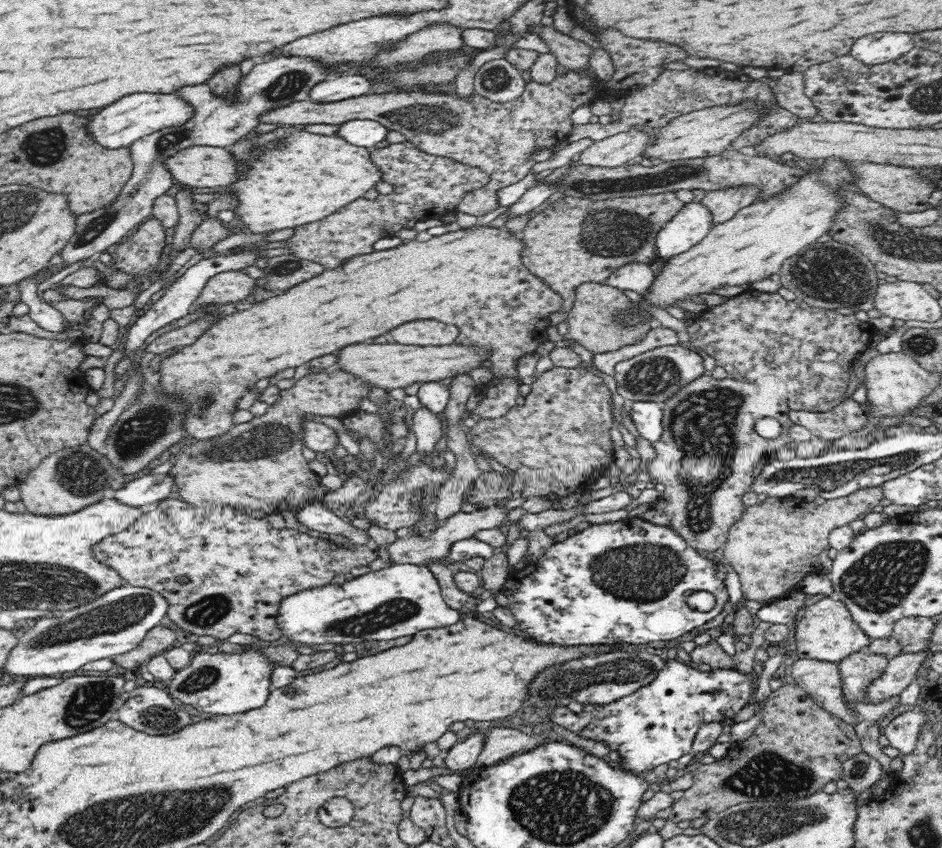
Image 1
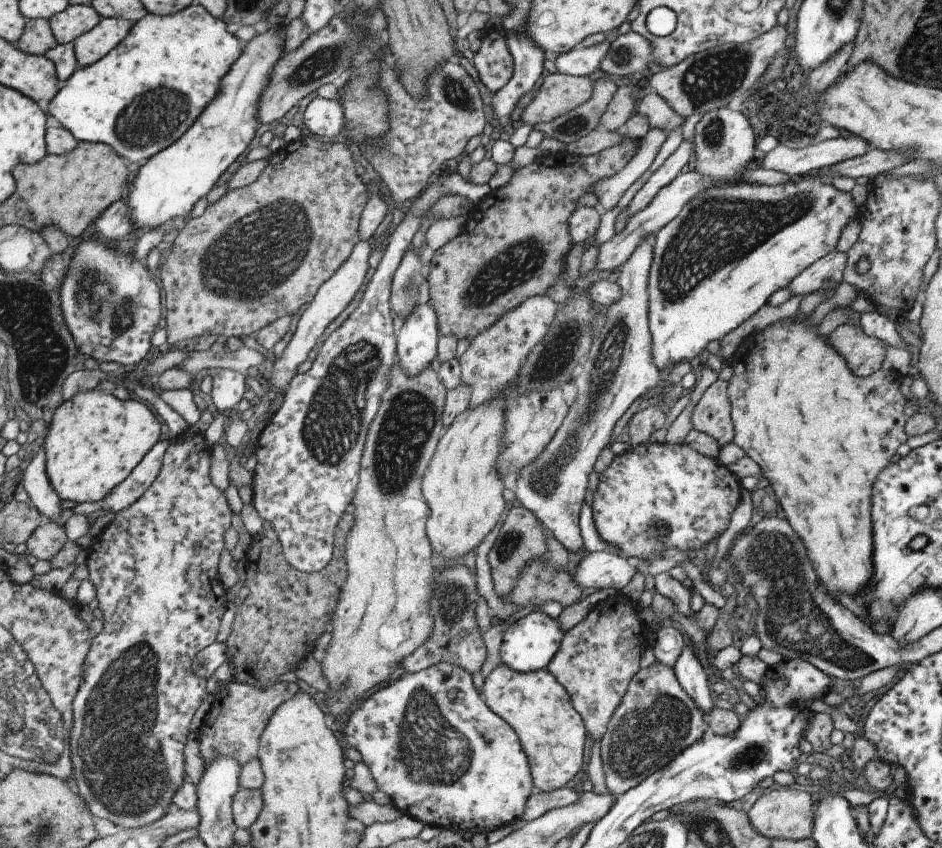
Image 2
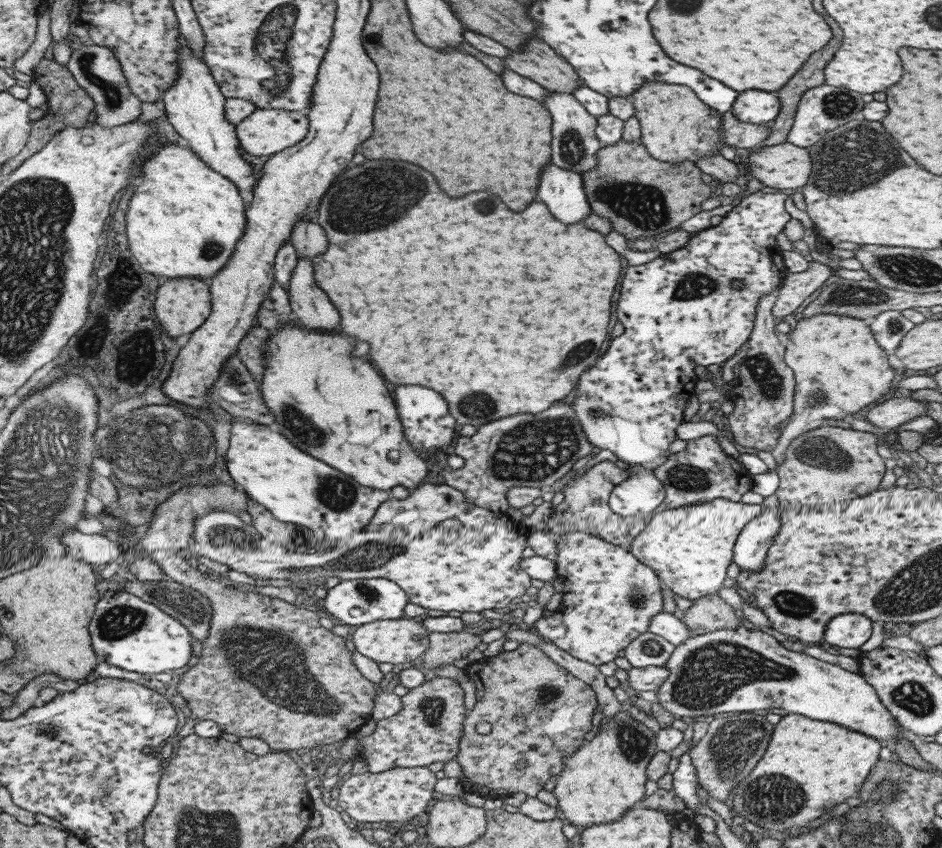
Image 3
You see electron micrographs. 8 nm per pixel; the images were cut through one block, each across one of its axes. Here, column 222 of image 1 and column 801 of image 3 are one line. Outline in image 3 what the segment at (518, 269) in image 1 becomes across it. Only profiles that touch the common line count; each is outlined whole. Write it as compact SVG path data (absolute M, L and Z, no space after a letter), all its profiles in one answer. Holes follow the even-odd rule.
M814 314L809 318L799 319L793 325L793 330L788 333L783 356L785 365L792 371L795 380L793 411L782 427L776 445L770 450L777 466L784 459L786 446L795 441L797 435L827 425L824 422L826 418L845 419L871 404L876 405L877 400L889 391L890 384L898 376L890 356L875 343L870 326L861 319L836 314Z

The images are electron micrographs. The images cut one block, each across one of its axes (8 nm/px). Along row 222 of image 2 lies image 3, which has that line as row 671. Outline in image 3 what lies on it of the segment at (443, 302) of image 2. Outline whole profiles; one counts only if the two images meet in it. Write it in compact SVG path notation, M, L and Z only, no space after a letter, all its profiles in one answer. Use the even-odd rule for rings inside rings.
M519 643L515 650L500 650L496 656L469 662L464 672L474 682L476 691L474 706L462 720L463 735L460 736L455 756L461 768L459 779L463 790L481 792L485 788L487 792L481 792L485 798L503 798L515 792L535 797L549 778L561 772L562 758L581 746L585 730L591 732L591 716L598 706L594 690L529 643ZM477 722L489 722L490 732L487 735L475 733L473 728Z

